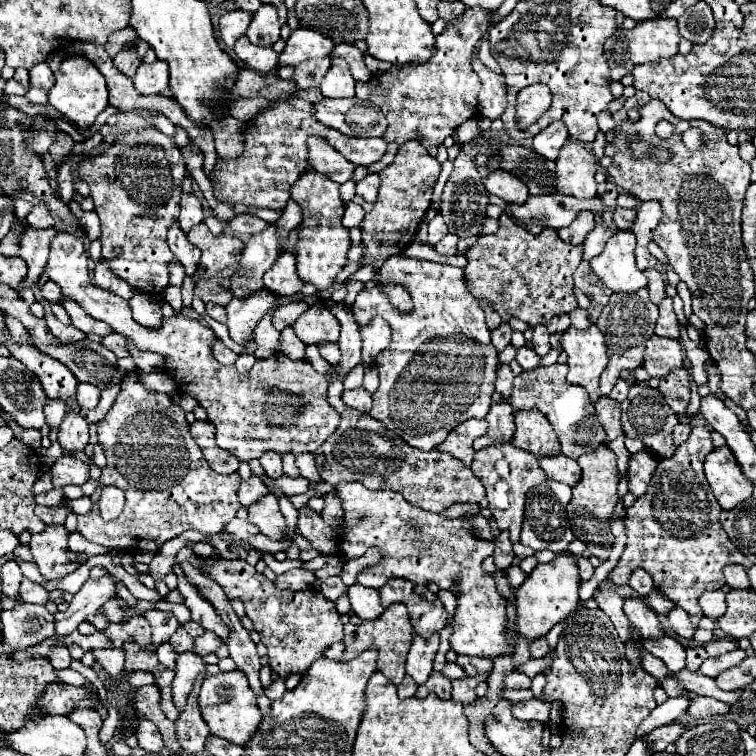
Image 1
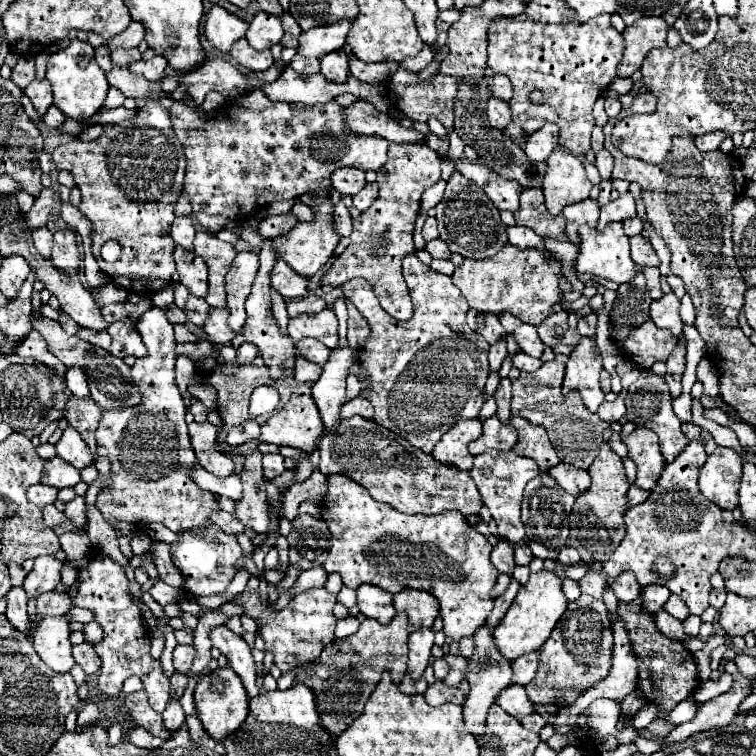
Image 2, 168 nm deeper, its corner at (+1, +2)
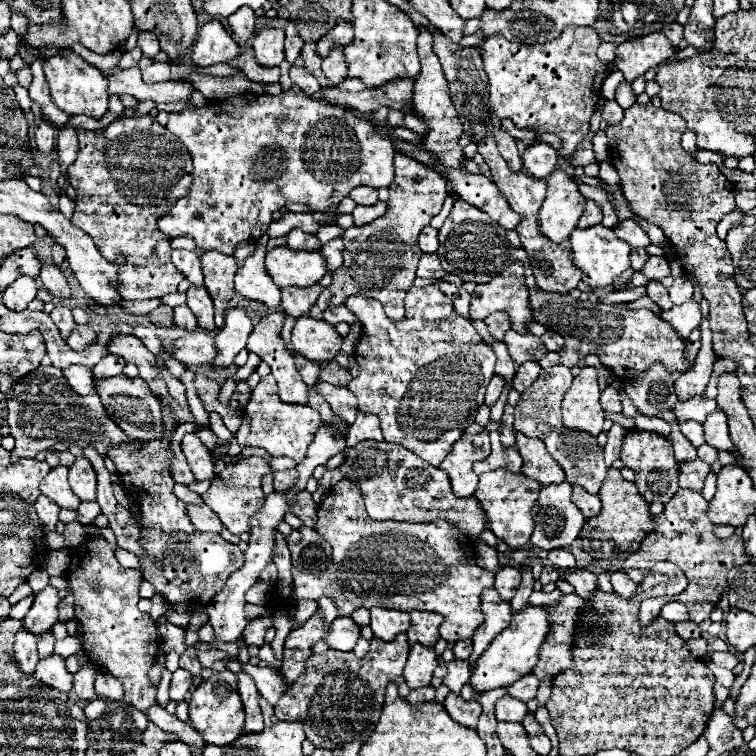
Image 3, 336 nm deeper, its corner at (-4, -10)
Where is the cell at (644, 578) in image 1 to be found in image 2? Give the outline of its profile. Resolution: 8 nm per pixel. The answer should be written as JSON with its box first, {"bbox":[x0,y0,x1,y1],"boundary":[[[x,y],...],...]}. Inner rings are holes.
{"bbox":[642,584,670,614],"boundary":[[[652,584],[642,588],[642,596],[644,596],[644,608],[652,614],[656,614],[658,610],[662,610],[662,606],[668,602],[670,598],[670,590],[666,586],[660,584]]]}

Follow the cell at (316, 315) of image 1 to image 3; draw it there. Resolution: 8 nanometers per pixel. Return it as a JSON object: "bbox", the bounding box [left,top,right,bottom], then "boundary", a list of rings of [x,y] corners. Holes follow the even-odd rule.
{"bbox":[291,316,343,362],"boundary":[[[301,316],[293,328],[291,342],[297,354],[317,362],[329,362],[341,350],[343,338],[337,334],[333,324],[311,316]]]}

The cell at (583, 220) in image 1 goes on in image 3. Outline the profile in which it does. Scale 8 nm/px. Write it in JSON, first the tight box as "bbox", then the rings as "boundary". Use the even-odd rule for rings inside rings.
{"bbox":[577,200,601,228],"boundary":[[[589,200],[587,206],[585,206],[585,212],[579,218],[577,228],[589,228],[589,226],[595,226],[599,222],[601,222],[601,210],[599,210],[599,206],[593,200]]]}

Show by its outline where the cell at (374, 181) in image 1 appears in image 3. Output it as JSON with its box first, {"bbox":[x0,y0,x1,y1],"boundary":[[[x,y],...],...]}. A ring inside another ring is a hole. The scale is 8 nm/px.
{"bbox":[353,202,387,226],"boundary":[[[377,202],[377,204],[371,204],[371,206],[357,206],[357,208],[353,210],[355,226],[363,226],[363,224],[373,222],[375,218],[383,216],[385,210],[387,210],[387,204],[385,204],[385,202]]]}

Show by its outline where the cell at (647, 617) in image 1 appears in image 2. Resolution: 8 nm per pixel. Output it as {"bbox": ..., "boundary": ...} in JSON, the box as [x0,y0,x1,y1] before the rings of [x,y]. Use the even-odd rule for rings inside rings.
{"bbox":[612,572,640,602],"boundary":[[[622,572],[612,580],[612,590],[618,600],[622,602],[632,602],[640,594],[640,584],[636,582],[636,576],[632,572]]]}

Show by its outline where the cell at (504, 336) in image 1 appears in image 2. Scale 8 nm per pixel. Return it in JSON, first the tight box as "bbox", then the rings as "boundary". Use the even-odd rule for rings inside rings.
{"bbox":[488,340,506,372],"boundary":[[[500,340],[498,344],[490,346],[490,350],[488,350],[490,372],[498,372],[498,370],[500,370],[500,366],[502,366],[502,362],[504,362],[504,358],[506,358],[506,342],[504,342],[504,340]]]}

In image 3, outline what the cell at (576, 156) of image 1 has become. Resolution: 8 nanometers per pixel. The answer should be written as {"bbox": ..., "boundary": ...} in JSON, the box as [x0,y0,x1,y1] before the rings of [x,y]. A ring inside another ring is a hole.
{"bbox":[539,170,587,242],"boundary":[[[555,170],[547,180],[547,196],[539,210],[541,232],[553,242],[563,242],[575,230],[585,204],[587,198],[579,192],[573,176]]]}

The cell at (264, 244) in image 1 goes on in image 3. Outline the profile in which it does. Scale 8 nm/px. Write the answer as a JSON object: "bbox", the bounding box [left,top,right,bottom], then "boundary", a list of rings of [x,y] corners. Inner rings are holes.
{"bbox":[215,306,253,366],"boundary":[[[241,306],[229,308],[225,312],[225,326],[223,330],[217,334],[217,348],[219,348],[219,356],[215,358],[215,366],[229,366],[233,364],[233,358],[245,348],[247,336],[253,328],[251,318],[247,316],[247,310]]]}

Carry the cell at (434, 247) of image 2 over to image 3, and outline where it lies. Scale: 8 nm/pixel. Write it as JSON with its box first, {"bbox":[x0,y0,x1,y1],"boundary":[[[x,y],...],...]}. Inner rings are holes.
{"bbox":[417,254,449,278],"boundary":[[[423,254],[417,266],[419,278],[445,278],[449,272],[441,268],[441,260],[437,254]]]}

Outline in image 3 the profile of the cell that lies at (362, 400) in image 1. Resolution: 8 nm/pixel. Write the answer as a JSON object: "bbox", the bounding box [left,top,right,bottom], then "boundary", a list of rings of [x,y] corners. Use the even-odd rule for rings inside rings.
{"bbox":[347,412,383,446],"boundary":[[[357,412],[357,420],[349,426],[349,434],[347,434],[347,446],[355,446],[361,440],[383,440],[381,428],[379,428],[379,418],[373,414],[365,414],[365,412]]]}

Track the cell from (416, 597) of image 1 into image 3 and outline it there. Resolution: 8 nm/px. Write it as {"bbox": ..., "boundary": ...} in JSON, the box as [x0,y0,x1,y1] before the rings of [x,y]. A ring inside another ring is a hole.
{"bbox":[407,610,443,646],"boundary":[[[411,610],[411,628],[407,630],[409,644],[421,642],[427,646],[435,646],[439,640],[439,626],[443,622],[443,616],[437,612],[423,612],[423,610]]]}

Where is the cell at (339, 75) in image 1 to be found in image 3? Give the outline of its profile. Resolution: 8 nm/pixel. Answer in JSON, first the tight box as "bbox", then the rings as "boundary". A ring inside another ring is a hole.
{"bbox":[321,48,349,86],"boundary":[[[333,48],[329,52],[329,56],[323,60],[321,70],[331,86],[337,86],[339,82],[343,82],[347,78],[347,70],[349,70],[345,56],[343,56],[343,48]]]}

